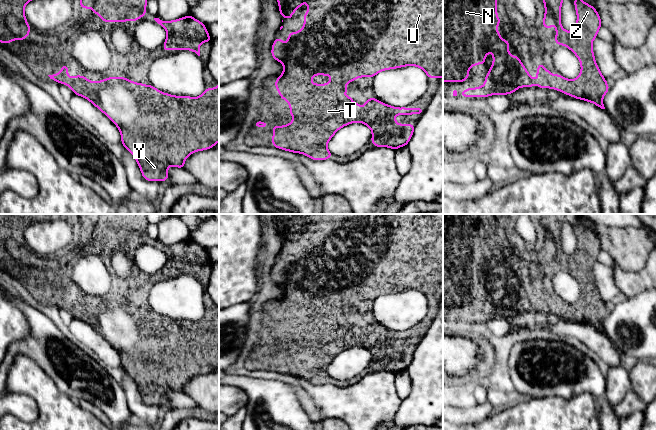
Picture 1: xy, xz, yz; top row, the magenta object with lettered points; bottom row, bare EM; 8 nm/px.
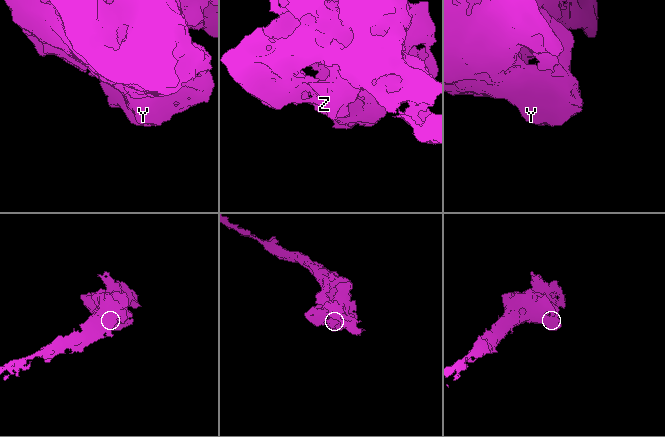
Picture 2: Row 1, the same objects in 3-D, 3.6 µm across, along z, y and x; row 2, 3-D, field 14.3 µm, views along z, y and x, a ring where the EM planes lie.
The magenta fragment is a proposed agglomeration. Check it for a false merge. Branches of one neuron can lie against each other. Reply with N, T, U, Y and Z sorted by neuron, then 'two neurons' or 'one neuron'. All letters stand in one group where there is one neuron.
groups N T U Y Z; one neuron

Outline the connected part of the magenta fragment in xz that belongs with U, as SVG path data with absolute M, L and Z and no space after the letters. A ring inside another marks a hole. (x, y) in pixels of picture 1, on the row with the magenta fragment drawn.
M277 0L279 4L280 14L282 19L287 17L289 20L292 19L292 14L302 5L304 2L308 3L308 11L304 14L304 27L299 32L290 32L288 34L288 43L285 44L279 37L276 37L272 44L272 57L280 61L283 64L284 70L280 77L275 81L276 90L280 93L280 98L286 100L291 108L290 116L294 117L294 120L286 126L275 125L272 129L273 139L272 146L290 151L293 153L301 153L313 160L326 160L332 158L333 154L327 149L327 144L333 135L343 126L352 124L354 122L360 122L366 124L372 130L371 143L375 147L389 147L393 150L402 146L407 146L409 140L412 138L414 131L414 124L397 124L395 115L421 115L425 110L423 108L396 108L385 103L380 102L376 98L370 98L365 101L364 108L366 113L361 114L361 104L354 103L352 97L341 96L342 93L348 92L349 88L345 86L345 83L352 82L356 78L360 77L374 77L377 73L383 70L401 68L404 66L417 66L423 69L427 78L441 78L443 77L443 0ZM315 75L326 75L330 76L331 79L328 84L312 84L311 78Z

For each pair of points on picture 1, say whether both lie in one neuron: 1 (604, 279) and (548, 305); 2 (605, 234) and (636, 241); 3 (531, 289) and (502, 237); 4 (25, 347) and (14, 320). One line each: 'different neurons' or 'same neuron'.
1: different neurons
2: same neuron
3: same neuron
4: different neurons

